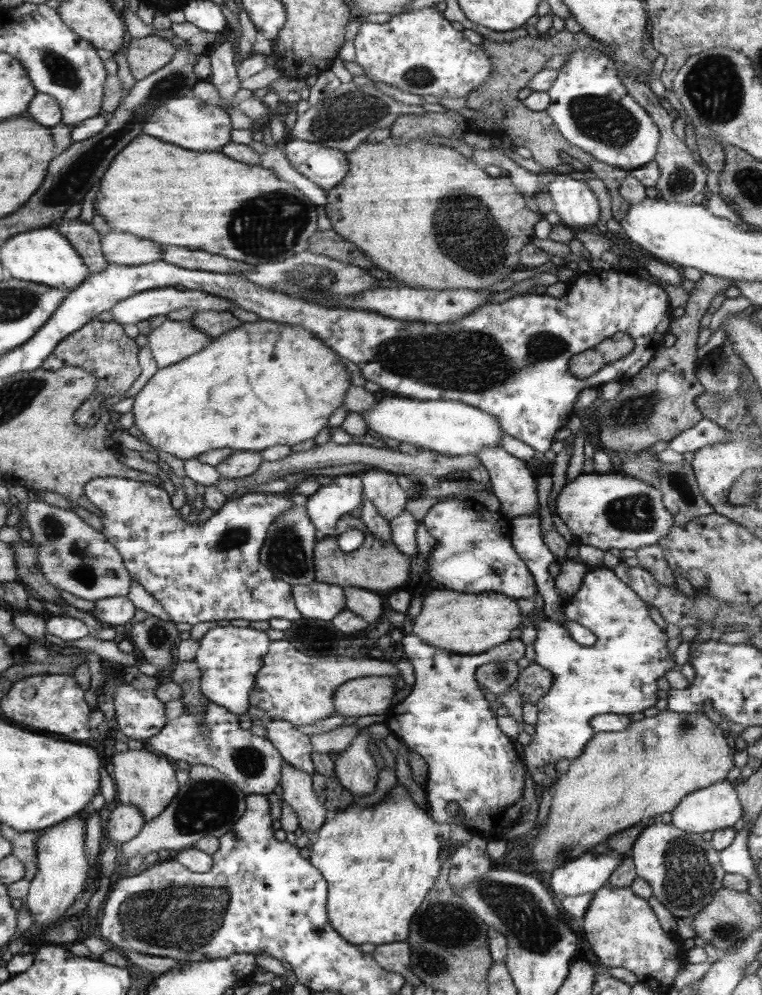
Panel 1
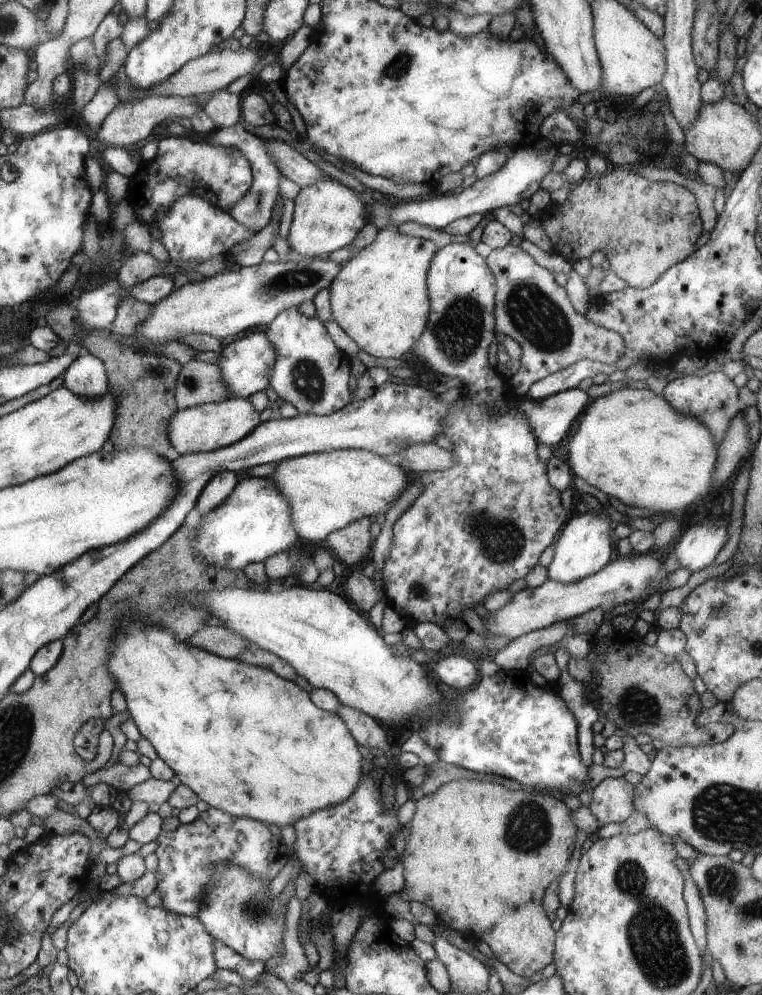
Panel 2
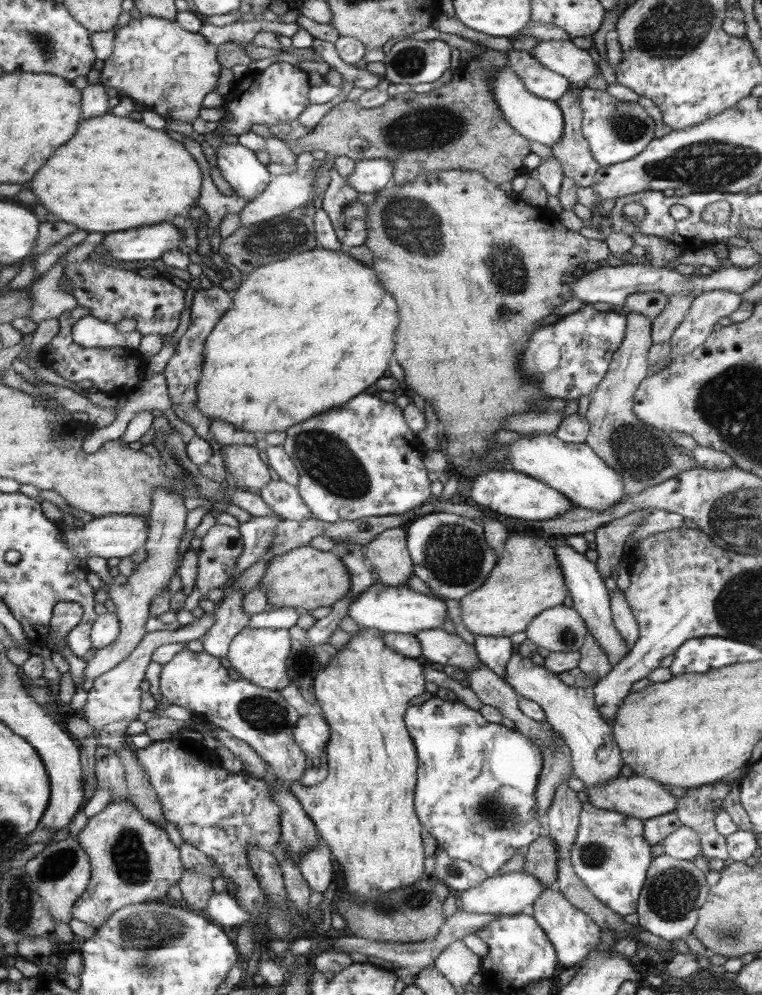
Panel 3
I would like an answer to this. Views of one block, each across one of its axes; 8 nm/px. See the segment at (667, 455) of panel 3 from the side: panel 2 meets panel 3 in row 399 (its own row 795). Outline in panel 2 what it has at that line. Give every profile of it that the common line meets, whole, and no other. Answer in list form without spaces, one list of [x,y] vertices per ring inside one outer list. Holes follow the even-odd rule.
[[[624,777],[605,778],[592,790],[592,801],[590,802],[590,812],[593,813],[602,826],[610,822],[622,824],[635,811],[632,806],[634,796],[634,785],[630,784]]]

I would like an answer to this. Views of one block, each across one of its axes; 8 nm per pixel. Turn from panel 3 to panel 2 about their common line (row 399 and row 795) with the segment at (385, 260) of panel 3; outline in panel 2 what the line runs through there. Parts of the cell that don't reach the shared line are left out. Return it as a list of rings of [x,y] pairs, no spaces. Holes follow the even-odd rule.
[[[456,780],[443,784],[432,794],[425,794],[423,798],[416,801],[416,810],[410,821],[410,830],[406,833],[405,852],[400,861],[403,863],[404,886],[400,892],[401,896],[408,901],[416,900],[422,902],[436,913],[436,917],[444,926],[452,930],[458,930],[467,941],[473,943],[486,942],[490,946],[494,956],[507,966],[514,974],[524,976],[529,979],[536,972],[544,970],[554,958],[554,928],[544,912],[544,908],[540,908],[540,902],[544,898],[546,888],[562,876],[564,868],[568,868],[570,862],[570,854],[574,850],[574,840],[576,840],[576,826],[570,809],[566,807],[566,803],[562,800],[556,800],[552,796],[544,796],[544,794],[532,794],[532,792],[522,792],[522,790],[510,790],[492,782],[480,782],[479,780]]]

